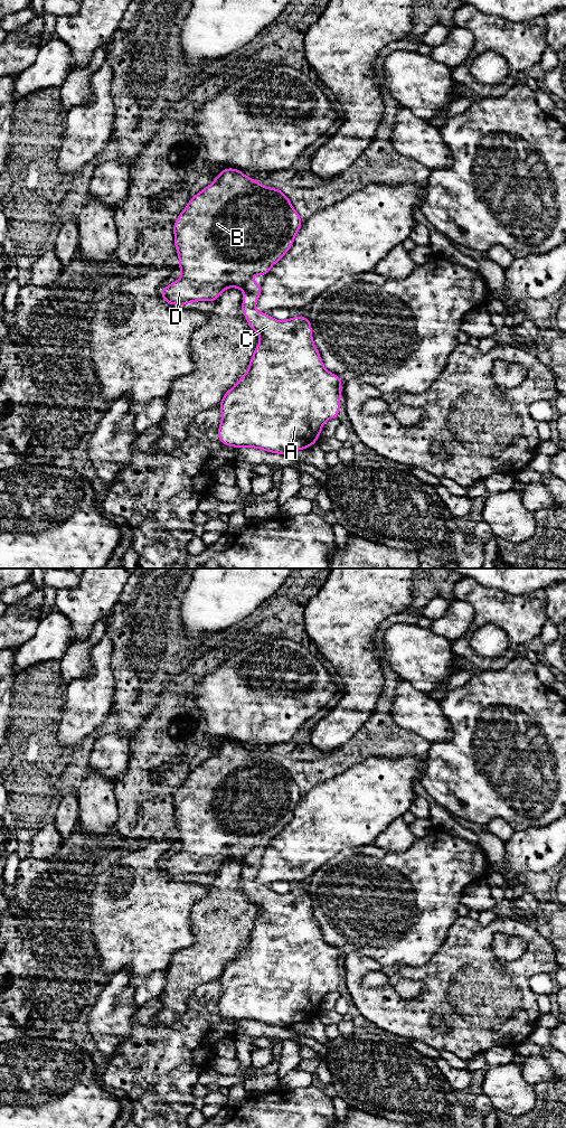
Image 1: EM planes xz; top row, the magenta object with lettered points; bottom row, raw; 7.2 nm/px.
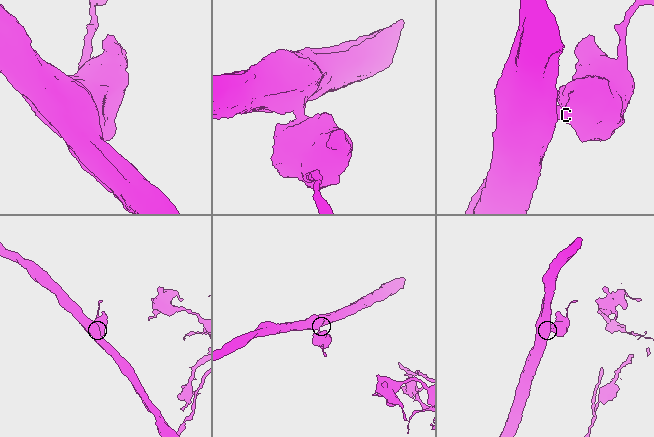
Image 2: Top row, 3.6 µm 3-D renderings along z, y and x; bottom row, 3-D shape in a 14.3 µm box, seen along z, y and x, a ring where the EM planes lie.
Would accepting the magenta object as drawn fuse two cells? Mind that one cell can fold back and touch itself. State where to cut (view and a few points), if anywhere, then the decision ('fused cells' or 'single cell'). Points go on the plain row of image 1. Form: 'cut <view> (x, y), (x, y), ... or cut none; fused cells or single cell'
cut none; single cell

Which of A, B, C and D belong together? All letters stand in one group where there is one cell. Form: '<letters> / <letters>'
A B C D

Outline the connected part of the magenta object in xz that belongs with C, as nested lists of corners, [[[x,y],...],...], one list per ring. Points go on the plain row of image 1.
[[[233,741],[224,742],[216,749],[213,756],[191,770],[174,795],[174,818],[179,829],[181,850],[161,862],[162,872],[173,878],[186,878],[195,874],[215,875],[225,862],[238,861],[244,867],[243,887],[247,891],[249,901],[260,909],[261,913],[255,920],[247,946],[225,966],[219,977],[221,995],[217,1008],[225,1018],[290,1027],[315,1017],[323,997],[330,991],[338,990],[343,953],[324,941],[319,923],[313,916],[312,900],[308,890],[291,890],[289,893],[279,894],[268,886],[255,883],[262,859],[251,849],[253,847],[265,849],[268,846],[271,840],[292,820],[302,796],[284,765],[276,761],[267,761]]]

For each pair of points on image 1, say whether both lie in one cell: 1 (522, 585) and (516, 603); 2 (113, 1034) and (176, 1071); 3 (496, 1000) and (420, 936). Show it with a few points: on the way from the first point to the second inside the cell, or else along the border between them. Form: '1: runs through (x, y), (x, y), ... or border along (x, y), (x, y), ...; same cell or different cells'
1: border along (493, 588), (513, 594), (526, 594), (544, 590); different cells
2: border along (133, 1016), (130, 1035), (110, 1058); different cells
3: border along (450, 927), (439, 950), (426, 962), (417, 967); different cells

